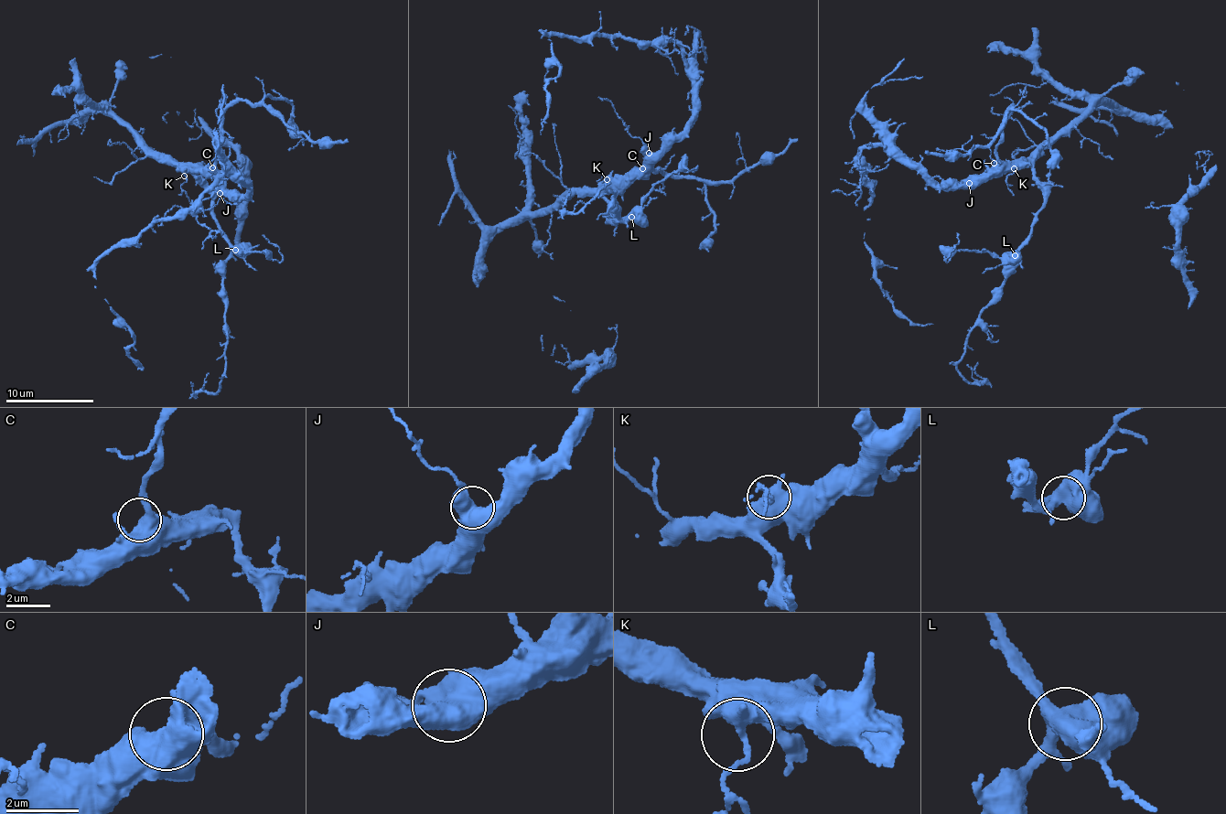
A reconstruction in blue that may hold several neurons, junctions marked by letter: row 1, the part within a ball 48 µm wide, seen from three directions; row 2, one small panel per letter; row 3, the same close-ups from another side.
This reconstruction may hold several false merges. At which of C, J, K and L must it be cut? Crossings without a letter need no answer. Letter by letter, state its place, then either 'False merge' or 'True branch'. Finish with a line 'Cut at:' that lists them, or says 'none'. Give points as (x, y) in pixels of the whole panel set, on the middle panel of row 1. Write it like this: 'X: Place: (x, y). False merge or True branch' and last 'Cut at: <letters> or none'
C: Place: (642, 168). True branch
J: Place: (649, 153). True branch
K: Place: (607, 179). True branch
L: Place: (631, 217). True branch
Cut at: none

